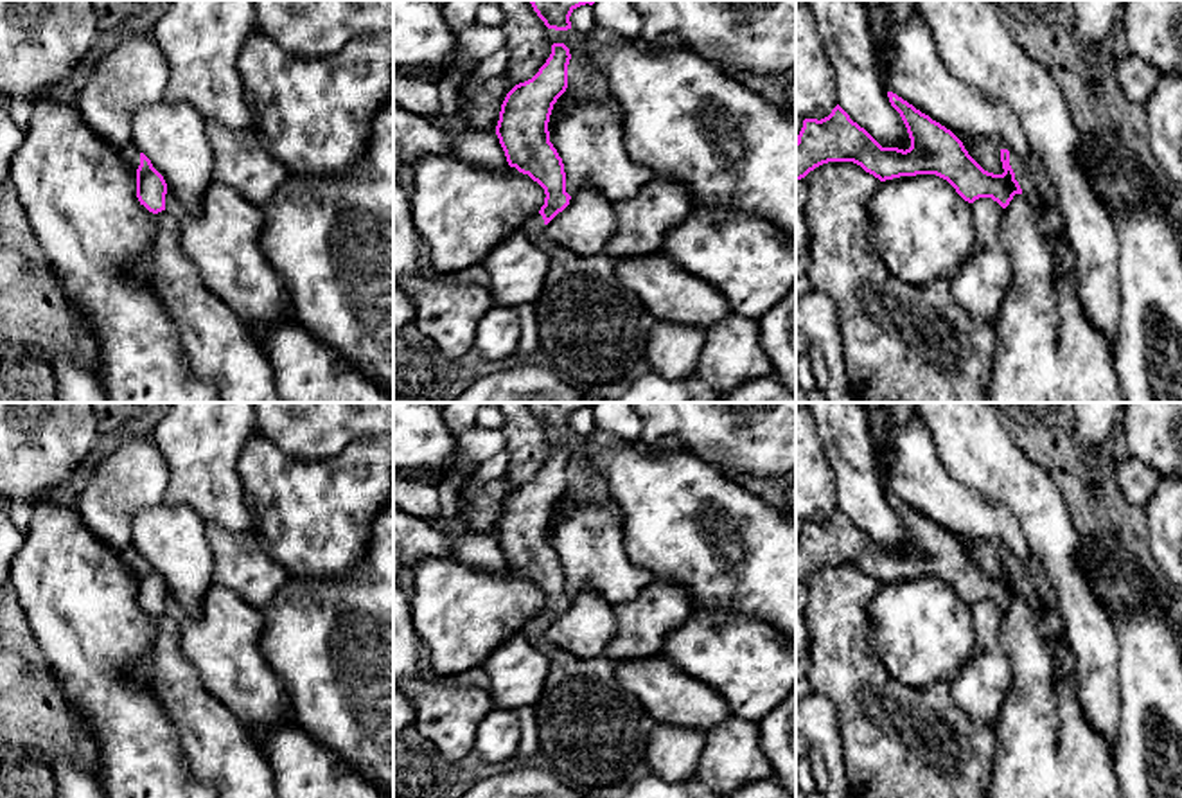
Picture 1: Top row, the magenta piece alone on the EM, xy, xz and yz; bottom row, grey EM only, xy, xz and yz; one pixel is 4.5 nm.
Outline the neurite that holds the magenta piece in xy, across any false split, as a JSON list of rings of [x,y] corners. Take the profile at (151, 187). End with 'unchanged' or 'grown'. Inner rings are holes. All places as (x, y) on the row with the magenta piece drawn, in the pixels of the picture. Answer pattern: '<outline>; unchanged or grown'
[[[135,146],[124,149],[124,160],[137,173],[137,198],[149,212],[165,210],[167,183],[151,160]]]; grown

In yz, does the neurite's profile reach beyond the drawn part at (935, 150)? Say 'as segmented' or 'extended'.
extended

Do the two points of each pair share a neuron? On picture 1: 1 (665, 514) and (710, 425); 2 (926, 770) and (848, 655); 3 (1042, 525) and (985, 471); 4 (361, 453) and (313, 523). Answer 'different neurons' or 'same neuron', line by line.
1: different neurons
2: same neuron
3: same neuron
4: same neuron

